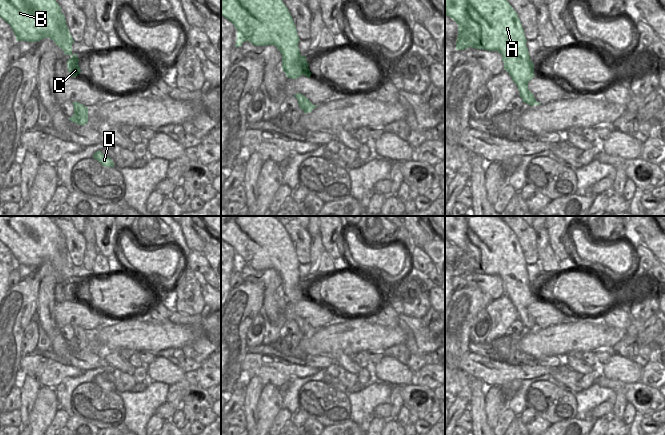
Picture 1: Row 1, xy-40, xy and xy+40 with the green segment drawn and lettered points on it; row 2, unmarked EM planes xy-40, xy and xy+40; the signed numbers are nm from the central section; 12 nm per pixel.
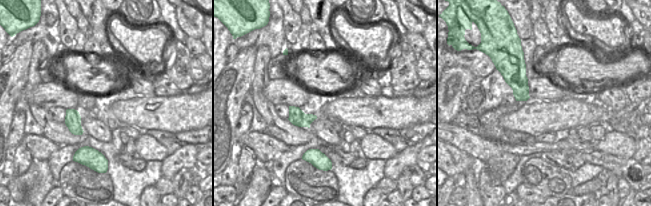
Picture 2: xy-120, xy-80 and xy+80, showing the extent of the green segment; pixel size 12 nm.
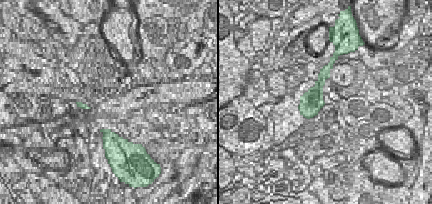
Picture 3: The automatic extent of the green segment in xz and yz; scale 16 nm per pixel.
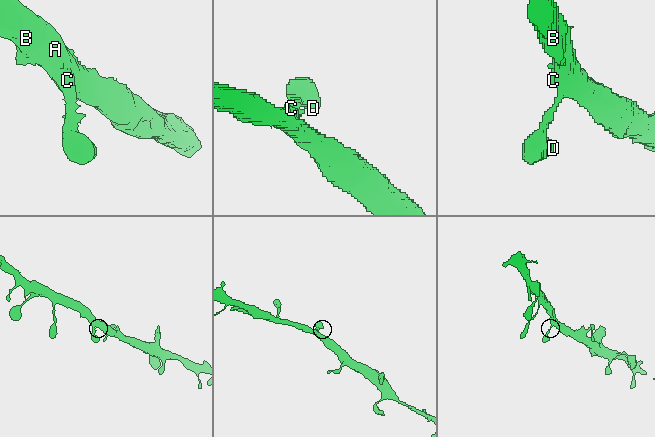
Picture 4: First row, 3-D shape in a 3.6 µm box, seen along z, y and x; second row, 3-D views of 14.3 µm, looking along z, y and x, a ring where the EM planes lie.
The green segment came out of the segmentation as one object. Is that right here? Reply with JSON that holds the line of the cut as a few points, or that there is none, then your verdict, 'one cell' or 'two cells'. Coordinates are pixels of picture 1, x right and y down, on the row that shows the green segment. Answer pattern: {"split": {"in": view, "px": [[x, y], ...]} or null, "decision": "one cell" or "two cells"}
{"split": null, "decision": "one cell"}

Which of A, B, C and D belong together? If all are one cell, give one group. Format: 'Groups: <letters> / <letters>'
Groups: A B C D.

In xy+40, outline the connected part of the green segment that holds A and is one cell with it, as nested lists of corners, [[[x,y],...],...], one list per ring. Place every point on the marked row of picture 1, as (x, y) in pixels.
[[[445,0],[445,14],[458,24],[456,50],[473,47],[499,52],[504,70],[517,85],[523,102],[530,106],[541,104],[528,89],[528,82],[535,77],[534,64],[530,60],[520,19],[507,0]]]

